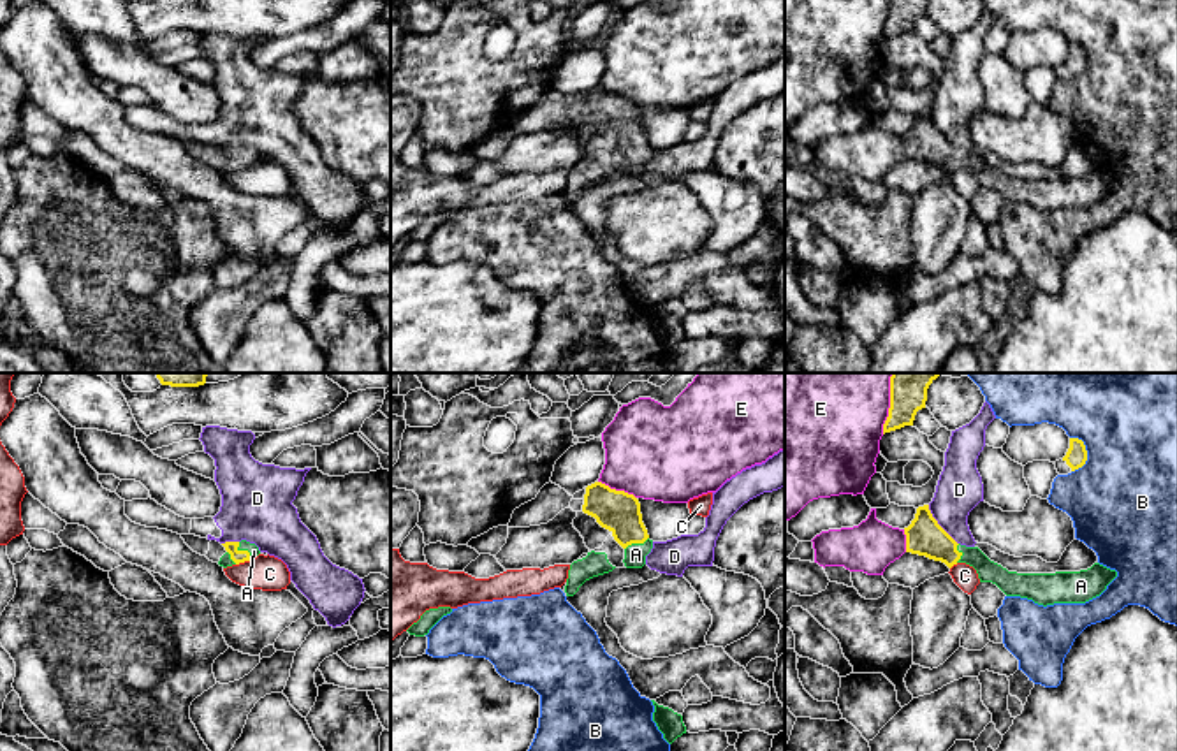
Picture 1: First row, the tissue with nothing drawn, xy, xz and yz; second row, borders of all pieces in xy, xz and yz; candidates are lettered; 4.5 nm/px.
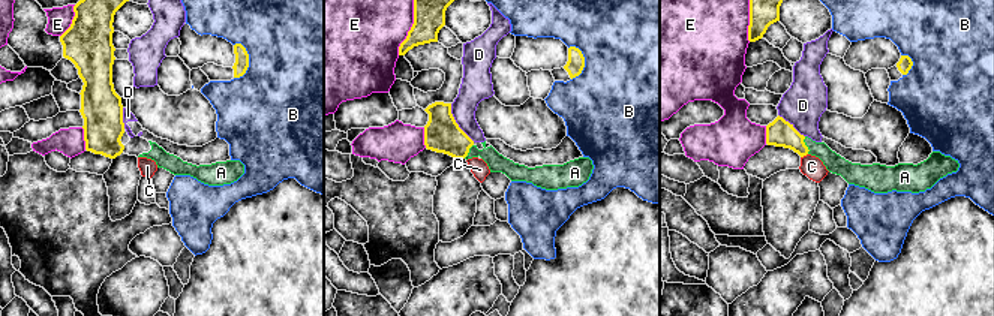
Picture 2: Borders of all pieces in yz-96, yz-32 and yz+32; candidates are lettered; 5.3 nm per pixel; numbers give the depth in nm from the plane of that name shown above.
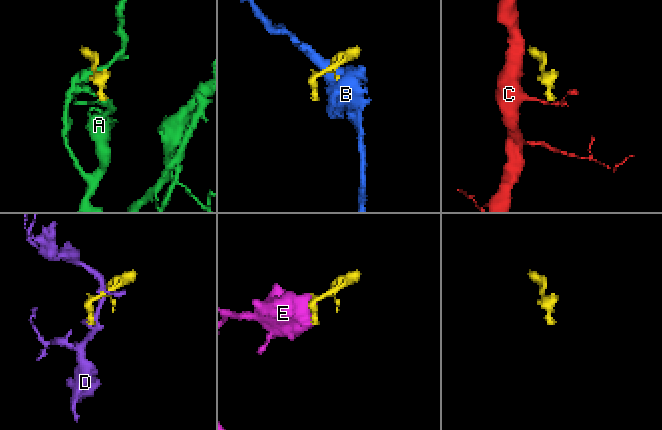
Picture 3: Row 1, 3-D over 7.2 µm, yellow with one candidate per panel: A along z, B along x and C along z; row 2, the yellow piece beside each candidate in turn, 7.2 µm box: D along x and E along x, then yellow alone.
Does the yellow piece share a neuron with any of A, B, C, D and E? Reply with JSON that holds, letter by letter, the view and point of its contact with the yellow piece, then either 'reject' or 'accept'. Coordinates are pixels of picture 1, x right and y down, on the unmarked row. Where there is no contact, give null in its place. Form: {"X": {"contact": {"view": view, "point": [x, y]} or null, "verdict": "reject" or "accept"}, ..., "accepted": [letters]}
{"A": {"contact": {"view": "xy", "point": [243, 157]}, "verdict": "accept"}, "B": {"contact": {"view": "yz", "point": [1086, 62]}, "verdict": "reject"}, "C": {"contact": {"view": "xy", "point": [243, 167]}, "verdict": "reject"}, "D": {"contact": {"view": "yz", "point": [938, 131]}, "verdict": "reject"}, "E": {"contact": {"view": "yz", "point": [889, 20]}, "verdict": "reject"}, "accepted": ["A"]}

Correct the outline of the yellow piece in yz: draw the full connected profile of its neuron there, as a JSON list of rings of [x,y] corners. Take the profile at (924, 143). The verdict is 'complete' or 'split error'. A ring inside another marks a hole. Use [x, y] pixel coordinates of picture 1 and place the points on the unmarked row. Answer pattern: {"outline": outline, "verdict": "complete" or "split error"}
{"outline": [[[929,111],[918,113],[908,134],[906,158],[925,162],[952,174],[957,169],[973,172],[980,188],[996,190],[1006,202],[1020,202],[1038,211],[1086,209],[1100,202],[1117,183],[1100,169],[1080,178],[1017,179],[991,167],[978,153],[957,149],[932,123]]], "verdict": "split error"}

